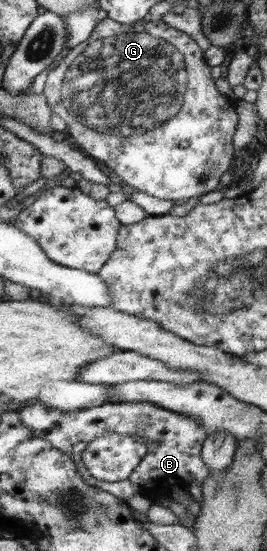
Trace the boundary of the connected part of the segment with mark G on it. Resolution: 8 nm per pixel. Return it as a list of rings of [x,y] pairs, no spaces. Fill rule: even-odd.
[[[105,18],[95,26],[93,36],[95,34],[101,36],[103,40],[95,40],[85,50],[72,49],[65,53],[47,75],[44,94],[52,113],[57,114],[67,124],[65,134],[68,141],[95,161],[104,161],[119,176],[127,190],[145,191],[145,193],[161,200],[187,200],[193,196],[202,196],[219,189],[221,175],[229,170],[235,157],[235,148],[232,142],[238,126],[238,115],[235,111],[236,100],[233,97],[227,98],[219,92],[215,80],[211,77],[211,67],[205,61],[203,50],[199,48],[195,40],[157,19],[149,23],[139,21],[124,25]]]

